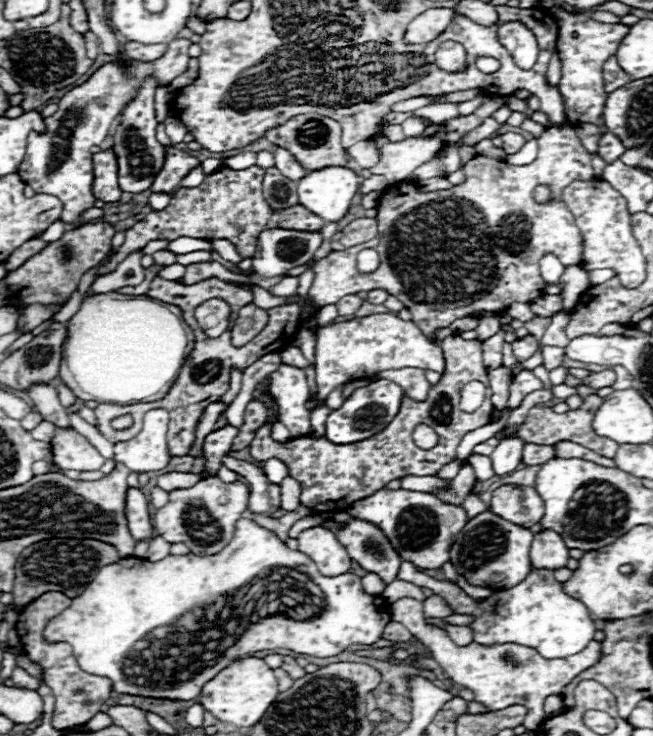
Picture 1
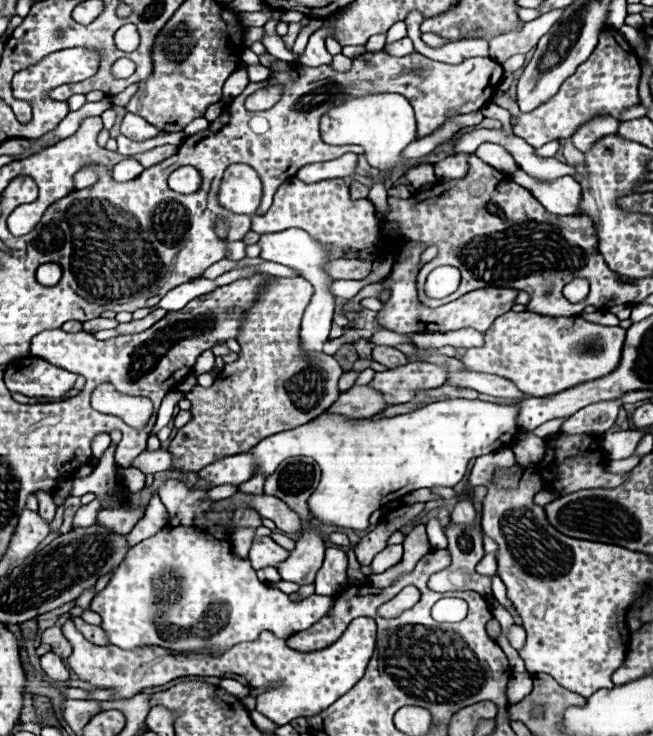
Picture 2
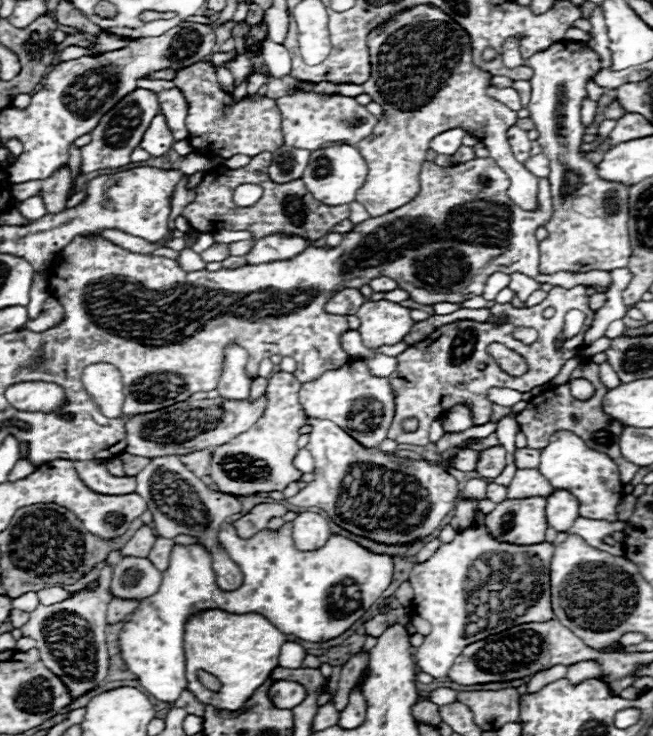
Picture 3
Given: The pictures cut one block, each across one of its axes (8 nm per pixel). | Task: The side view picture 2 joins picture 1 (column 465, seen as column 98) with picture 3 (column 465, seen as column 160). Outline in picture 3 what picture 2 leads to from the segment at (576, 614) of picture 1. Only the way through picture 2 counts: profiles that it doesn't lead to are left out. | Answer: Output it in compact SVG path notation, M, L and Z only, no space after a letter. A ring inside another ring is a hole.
M474 478L474 480L468 480L464 490L460 492L460 500L464 498L472 498L472 500L484 500L486 498L486 482L480 480L480 478ZM476 512L472 526L460 532L452 542L442 544L426 562L416 562L408 578L414 588L412 610L432 626L430 634L424 636L424 644L416 652L416 664L422 672L434 678L444 678L468 644L478 642L494 632L504 632L506 628L512 628L512 624L542 622L554 618L550 606L550 558L554 554L554 546L548 542L516 546L494 540L484 524L484 518L484 512Z

